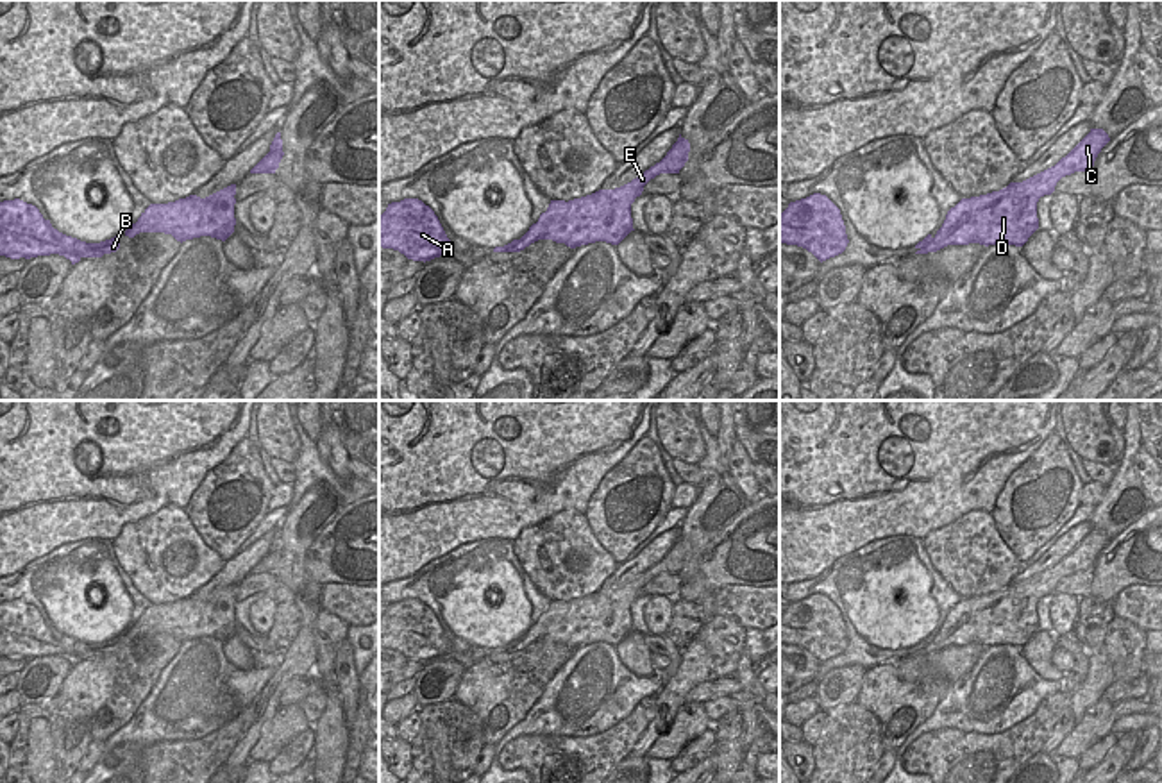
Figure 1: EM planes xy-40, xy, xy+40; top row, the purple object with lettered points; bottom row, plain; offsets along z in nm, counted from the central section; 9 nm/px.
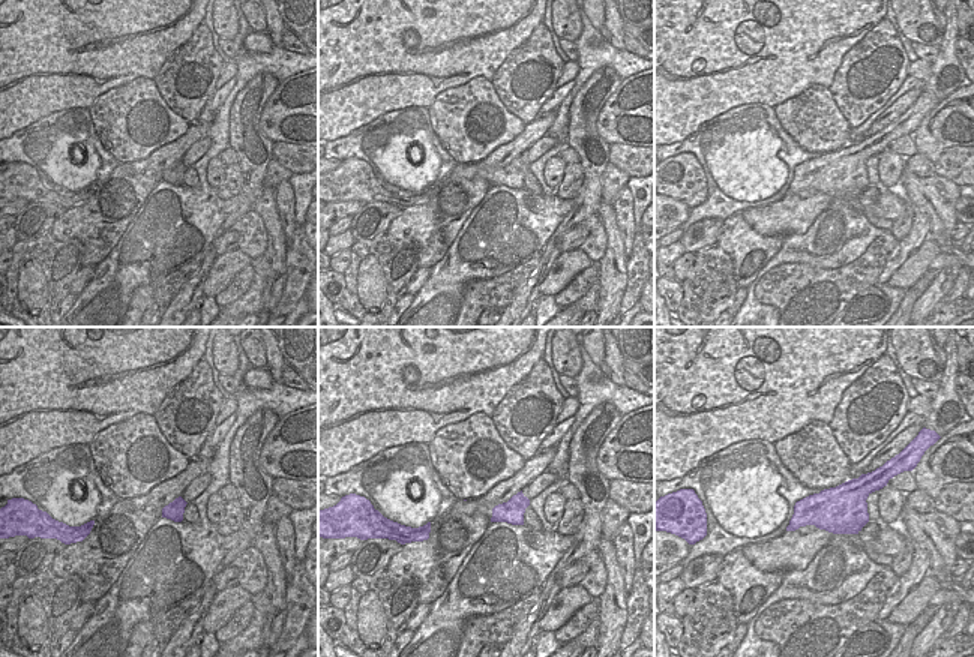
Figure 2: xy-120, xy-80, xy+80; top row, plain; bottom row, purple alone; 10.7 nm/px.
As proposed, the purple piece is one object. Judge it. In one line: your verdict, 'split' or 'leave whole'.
leave whole

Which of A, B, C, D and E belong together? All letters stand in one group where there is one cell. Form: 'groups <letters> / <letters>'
groups A B C D E

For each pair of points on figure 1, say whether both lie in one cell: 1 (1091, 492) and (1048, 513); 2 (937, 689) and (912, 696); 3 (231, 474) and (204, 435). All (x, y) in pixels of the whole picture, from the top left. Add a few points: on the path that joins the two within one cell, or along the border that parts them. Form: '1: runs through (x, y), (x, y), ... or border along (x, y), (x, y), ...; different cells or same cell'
1: border along (1084, 485), (1078, 503); different cells
2: runs through (932, 690), (917, 696); same cell
3: border along (245, 437), (206, 474), (193, 492); different cells

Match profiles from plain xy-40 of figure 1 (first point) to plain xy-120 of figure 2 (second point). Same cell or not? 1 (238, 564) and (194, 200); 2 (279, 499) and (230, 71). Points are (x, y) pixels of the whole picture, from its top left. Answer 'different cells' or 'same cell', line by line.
1: different cells
2: same cell

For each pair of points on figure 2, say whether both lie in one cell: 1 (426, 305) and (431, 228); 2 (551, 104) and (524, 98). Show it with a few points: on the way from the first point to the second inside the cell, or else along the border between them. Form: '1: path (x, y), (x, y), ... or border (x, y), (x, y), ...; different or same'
1: border (453, 242), (446, 254), (429, 267); different
2: border (557, 89), (536, 116); different

